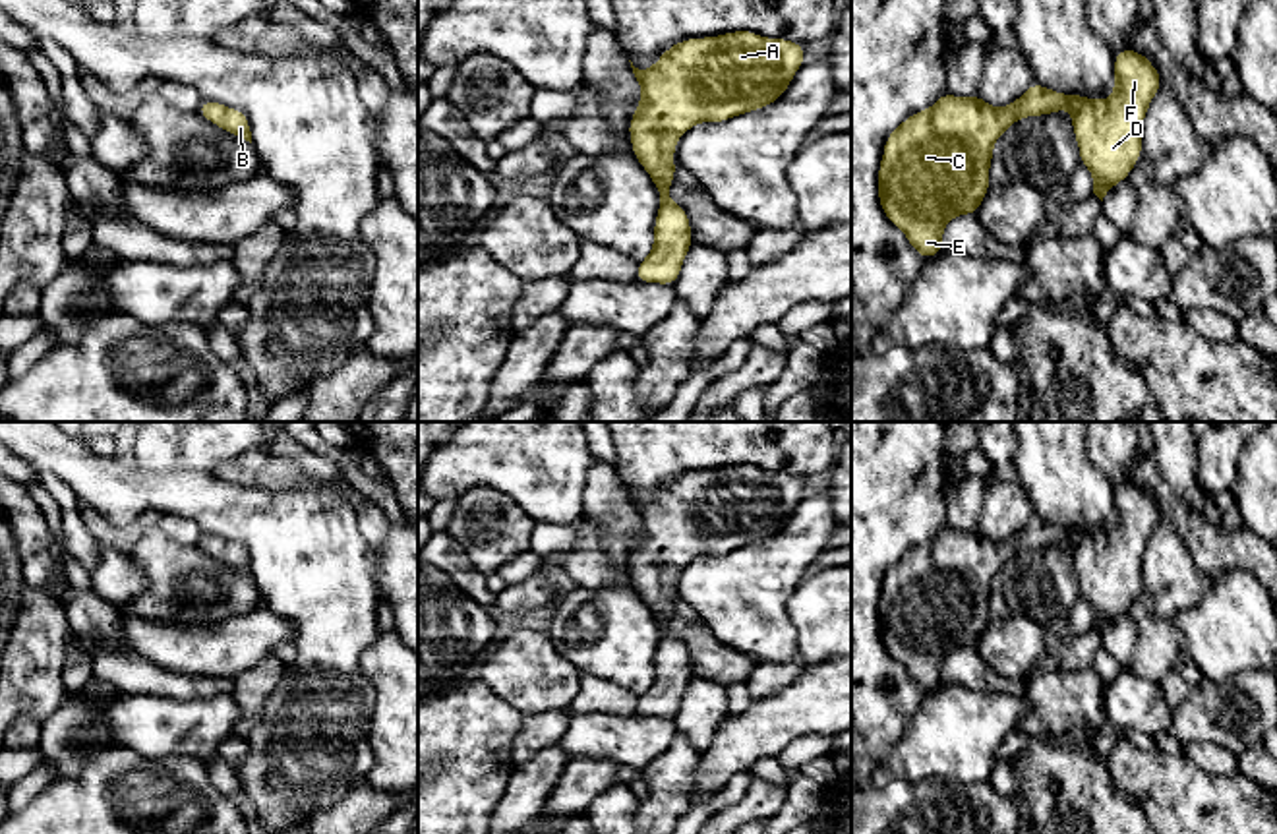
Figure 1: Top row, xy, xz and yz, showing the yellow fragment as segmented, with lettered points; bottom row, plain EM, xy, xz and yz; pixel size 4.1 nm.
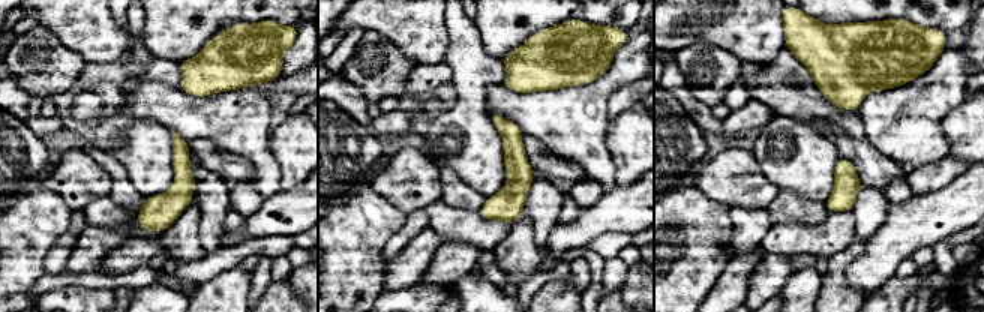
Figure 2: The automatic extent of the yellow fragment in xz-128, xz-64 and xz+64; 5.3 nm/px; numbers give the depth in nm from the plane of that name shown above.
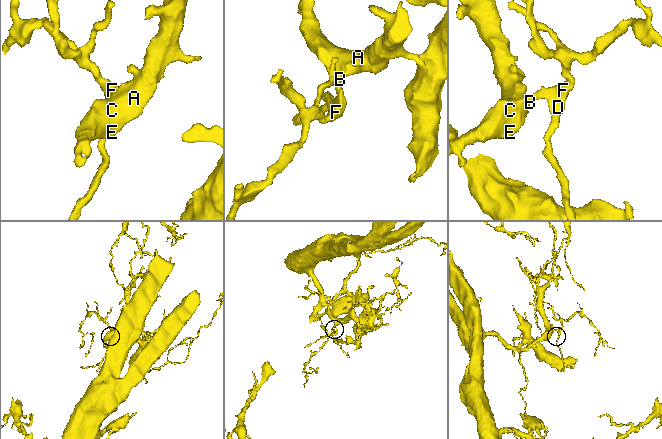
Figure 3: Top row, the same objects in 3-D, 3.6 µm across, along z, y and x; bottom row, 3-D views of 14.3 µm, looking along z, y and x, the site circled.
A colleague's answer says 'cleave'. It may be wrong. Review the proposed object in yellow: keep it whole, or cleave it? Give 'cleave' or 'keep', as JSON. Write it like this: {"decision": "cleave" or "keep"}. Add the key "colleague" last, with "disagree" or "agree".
{"decision": "keep", "colleague": "disagree"}

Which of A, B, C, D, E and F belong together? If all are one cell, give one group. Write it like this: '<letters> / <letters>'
A B C D E F

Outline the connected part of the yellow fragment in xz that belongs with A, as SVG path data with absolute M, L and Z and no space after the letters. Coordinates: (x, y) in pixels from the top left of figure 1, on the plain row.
M731 464L679 474L650 503L631 495L642 524L629 571L660 629L654 681L638 697L637 716L673 720L693 679L685 642L668 631L675 575L698 555L726 555L772 538L787 524L803 491L805 478Z

